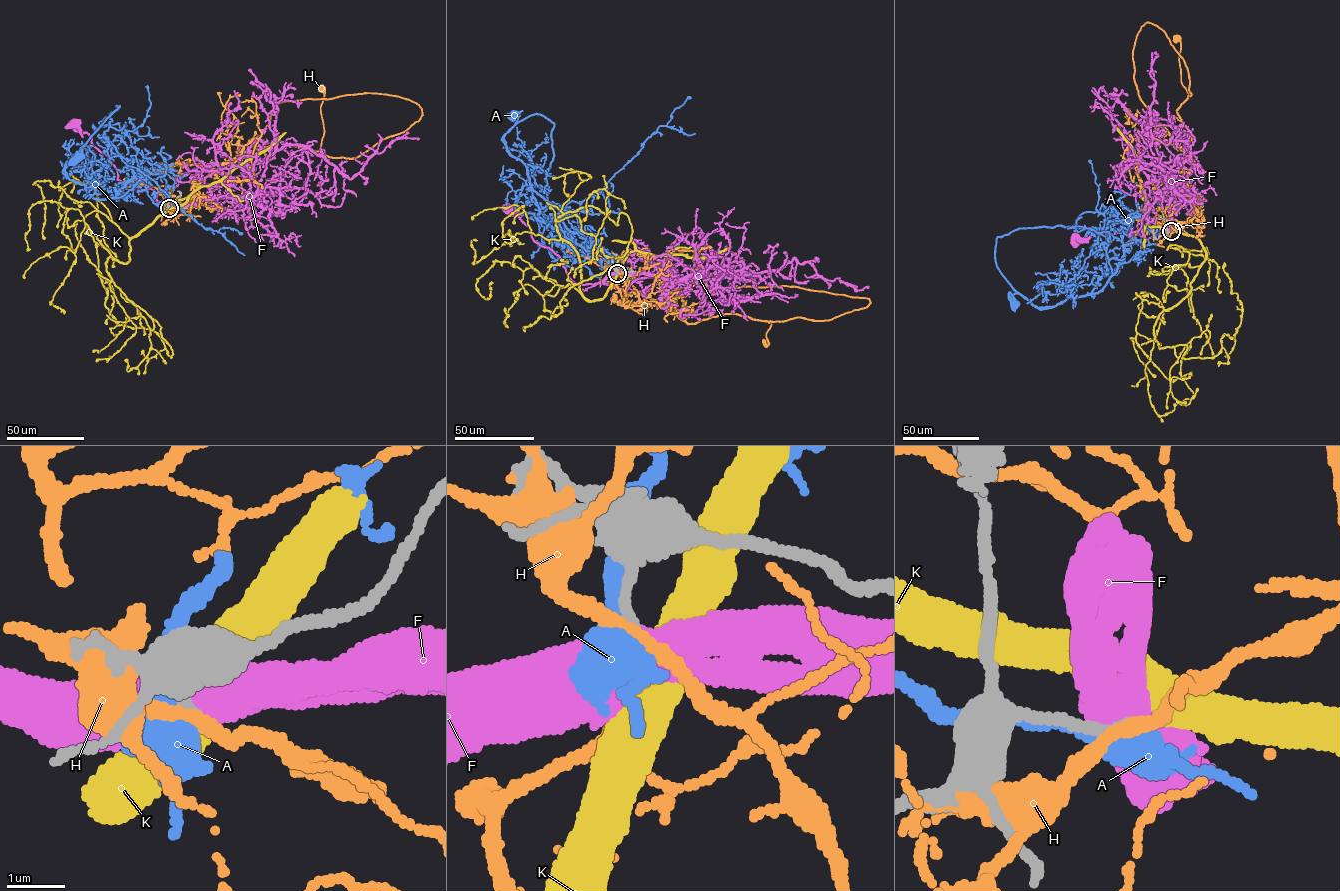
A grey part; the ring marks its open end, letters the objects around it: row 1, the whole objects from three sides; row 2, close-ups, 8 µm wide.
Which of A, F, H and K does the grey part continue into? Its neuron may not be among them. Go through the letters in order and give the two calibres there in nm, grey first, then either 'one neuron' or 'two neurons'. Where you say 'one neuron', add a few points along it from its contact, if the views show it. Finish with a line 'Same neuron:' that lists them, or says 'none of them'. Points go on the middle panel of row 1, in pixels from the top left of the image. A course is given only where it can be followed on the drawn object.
A: 260 nm thick on the grey side, 240 nm on the other; two neurons
F: 240 nm thick on the grey side, 700 nm on the other; two neurons
H: 240 nm thick on the grey side, 240 nm on the other; two neurons
K: 200 nm thick on the grey side, 550 nm on the other; one neuron; it runs (617, 273), (585, 298), (562, 213), (593, 206), (617, 225), (622, 212), (631, 239), (524, 331)
Same neuron: K

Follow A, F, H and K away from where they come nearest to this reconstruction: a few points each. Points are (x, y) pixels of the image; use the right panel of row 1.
A: (1168, 231), (1155, 232), (1134, 216), (1123, 255), (1099, 291), (1045, 307), (1009, 293), (1015, 303)
F: (1170, 231), (1170, 221), (1148, 239), (1123, 232), (1076, 239)
H: (1170, 231), (1193, 218), (1194, 211), (1183, 172), (1191, 134), (1176, 110), (1188, 95), (1175, 38)
K: (1171, 231), (1205, 259), (1159, 316), (1159, 348), (1211, 357), (1234, 340), (1224, 262)

